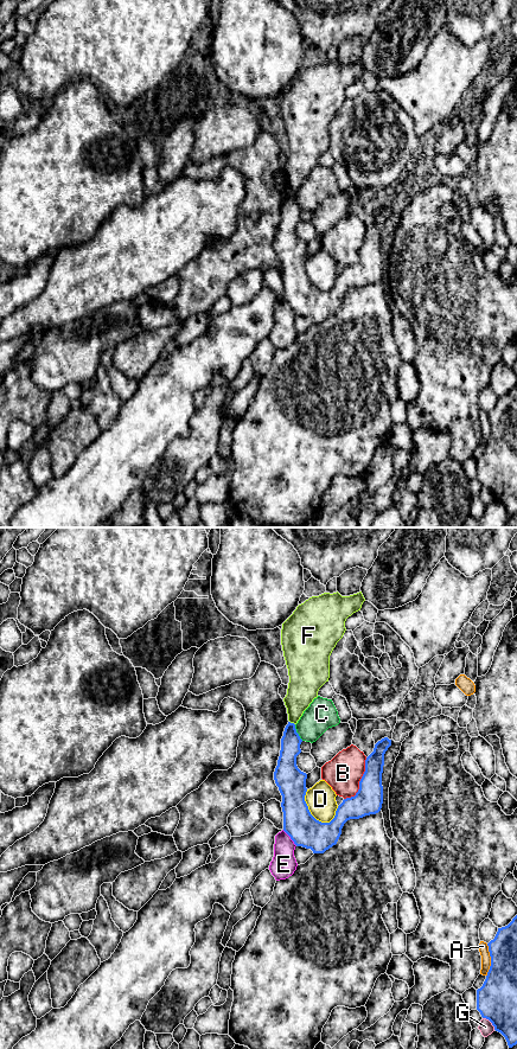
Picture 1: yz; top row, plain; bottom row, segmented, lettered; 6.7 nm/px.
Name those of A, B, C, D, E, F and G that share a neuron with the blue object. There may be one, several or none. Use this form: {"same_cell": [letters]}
{"same_cell": []}

